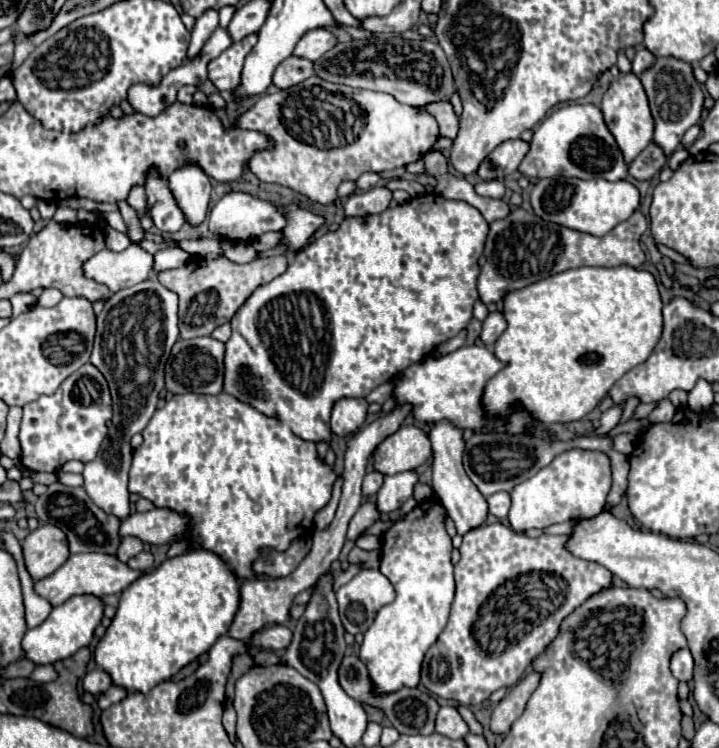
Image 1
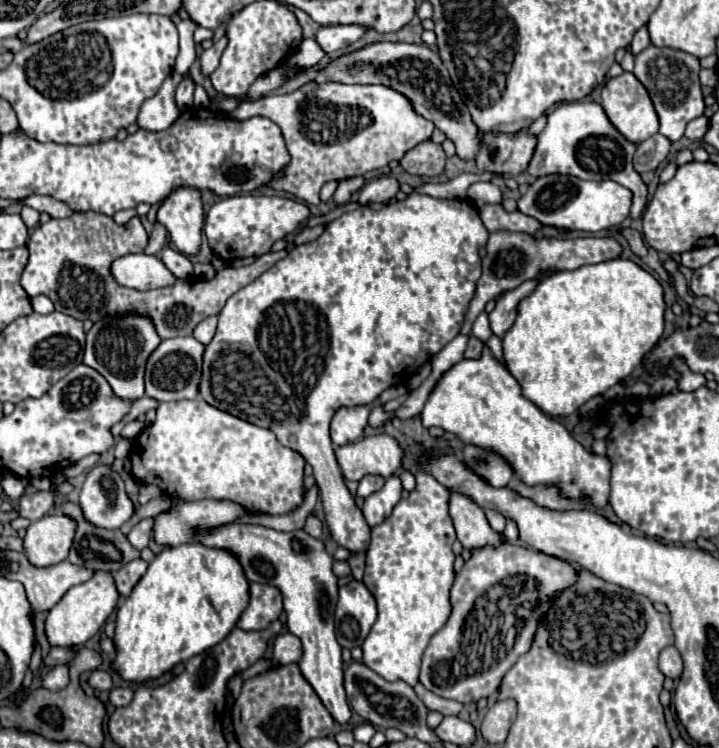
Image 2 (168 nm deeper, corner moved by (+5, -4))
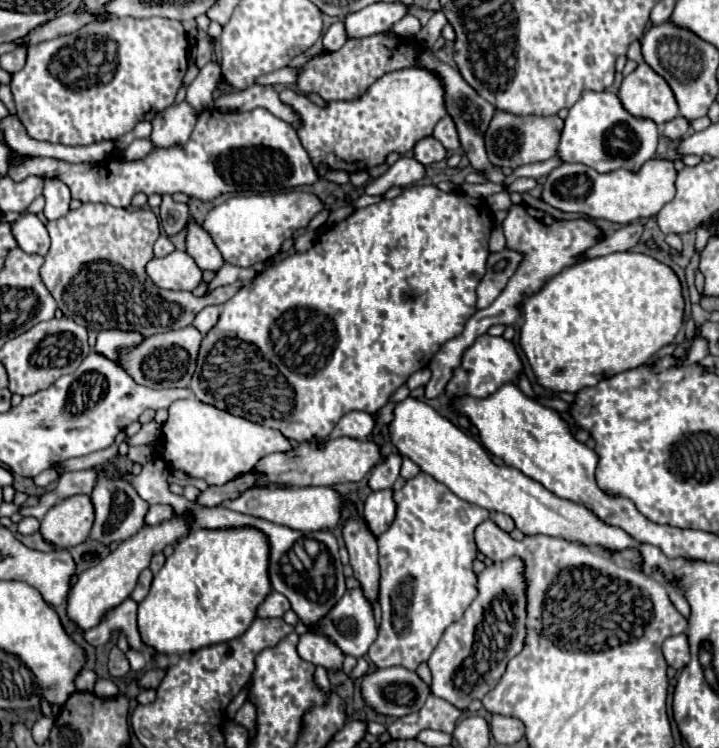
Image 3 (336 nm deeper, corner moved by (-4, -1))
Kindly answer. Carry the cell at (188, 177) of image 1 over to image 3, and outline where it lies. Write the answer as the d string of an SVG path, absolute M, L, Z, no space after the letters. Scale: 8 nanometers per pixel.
M189 224L189 234L187 234L187 254L197 262L201 270L217 272L223 266L223 256L217 250L213 238L199 226L199 224Z

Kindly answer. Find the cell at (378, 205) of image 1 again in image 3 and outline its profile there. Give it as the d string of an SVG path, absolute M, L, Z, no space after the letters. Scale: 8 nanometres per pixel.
M401 156L381 178L371 180L365 184L365 194L371 196L381 196L383 192L387 192L391 186L411 186L417 180L421 180L425 176L425 166L413 158Z

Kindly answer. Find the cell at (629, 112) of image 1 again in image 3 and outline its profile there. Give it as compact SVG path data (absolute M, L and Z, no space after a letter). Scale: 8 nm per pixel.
M645 62L623 78L619 98L627 112L649 118L659 126L679 114L673 90L665 78L657 76L657 72L653 72L653 68L649 68Z

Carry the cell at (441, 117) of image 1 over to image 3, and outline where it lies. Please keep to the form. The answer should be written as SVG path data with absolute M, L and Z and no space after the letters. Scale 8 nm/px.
M451 116L441 118L431 136L437 138L447 150L457 150L461 146L459 144L459 134L457 134L457 128L455 128L455 122L453 122Z

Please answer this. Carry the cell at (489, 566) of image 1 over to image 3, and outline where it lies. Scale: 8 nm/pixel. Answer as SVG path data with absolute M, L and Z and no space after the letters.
M511 558L485 568L477 576L477 588L479 596L465 610L463 618L445 630L429 658L433 674L431 694L459 710L467 710L471 700L481 700L499 682L507 662L521 652L525 640L523 562Z

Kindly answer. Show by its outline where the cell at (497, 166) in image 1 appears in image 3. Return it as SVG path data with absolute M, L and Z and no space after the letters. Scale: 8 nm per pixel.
M495 110L495 116L485 132L485 148L489 162L497 168L519 168L523 164L541 162L557 154L557 140L561 138L563 120L559 116L517 116Z

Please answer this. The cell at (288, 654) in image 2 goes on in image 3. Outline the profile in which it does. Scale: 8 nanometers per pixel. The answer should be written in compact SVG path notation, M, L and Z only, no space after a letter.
M307 632L299 638L297 644L297 652L303 660L315 664L315 666L323 666L329 672L337 672L343 668L343 658L345 654L337 648L337 644L325 636Z

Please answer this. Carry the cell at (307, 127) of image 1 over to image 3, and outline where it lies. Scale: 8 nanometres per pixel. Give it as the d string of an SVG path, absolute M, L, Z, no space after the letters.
M405 68L397 72L389 72L383 78L379 78L365 96L353 102L329 102L327 108L315 106L305 94L285 90L281 92L281 100L301 116L303 126L299 130L299 140L303 148L309 152L313 164L319 162L327 164L331 170L347 170L347 172L359 172L365 168L373 168L385 162L389 152L407 154L413 150L413 146L421 140L431 136L435 124L447 114L445 110L445 88L441 84L441 78L435 72L429 72L427 68Z

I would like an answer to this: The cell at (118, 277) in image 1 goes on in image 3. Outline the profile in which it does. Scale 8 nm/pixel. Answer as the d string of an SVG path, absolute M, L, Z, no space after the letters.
M173 252L165 258L153 258L147 264L147 274L159 288L195 290L201 284L201 270L187 252Z

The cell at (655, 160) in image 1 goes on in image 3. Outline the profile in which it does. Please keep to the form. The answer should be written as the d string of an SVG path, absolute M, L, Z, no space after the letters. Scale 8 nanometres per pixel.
M677 116L673 120L669 120L665 126L663 126L663 136L669 138L669 140L679 140L681 136L685 136L689 128L689 120L685 120L683 116Z

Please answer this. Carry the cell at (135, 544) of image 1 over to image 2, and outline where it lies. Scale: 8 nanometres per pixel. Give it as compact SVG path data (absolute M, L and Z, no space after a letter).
M144 519L144 521L140 521L140 523L128 533L128 541L132 543L134 549L142 551L144 547L148 547L150 531L152 531L152 519Z

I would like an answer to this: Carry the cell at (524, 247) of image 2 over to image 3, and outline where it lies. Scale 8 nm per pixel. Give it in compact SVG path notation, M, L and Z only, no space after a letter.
M509 248L495 252L487 258L487 272L481 280L481 284L477 286L477 308L487 308L505 288L507 280L515 274L519 262L521 262L521 254L513 252Z

